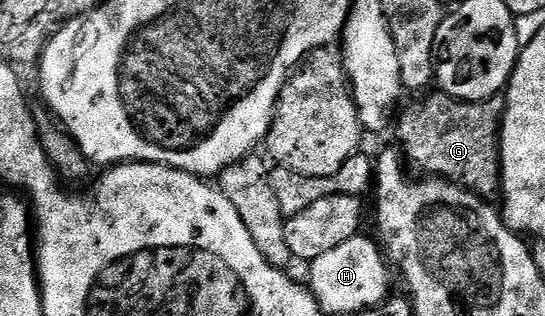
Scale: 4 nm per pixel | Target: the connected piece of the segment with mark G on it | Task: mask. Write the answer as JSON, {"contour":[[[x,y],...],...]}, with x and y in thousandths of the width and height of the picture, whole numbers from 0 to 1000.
{"contour":[[[923,297],[903,301],[895,313],[868,326],[842,307],[828,313],[822,301],[793,301],[787,313],[778,313],[772,326],[745,342],[741,367],[732,367],[734,405],[728,408],[727,427],[741,449],[738,491],[747,525],[772,557],[826,566],[833,579],[850,585],[857,604],[879,617],[883,630],[908,633],[908,617],[912,627],[921,604],[917,585],[917,392],[925,383],[927,323]]]}

